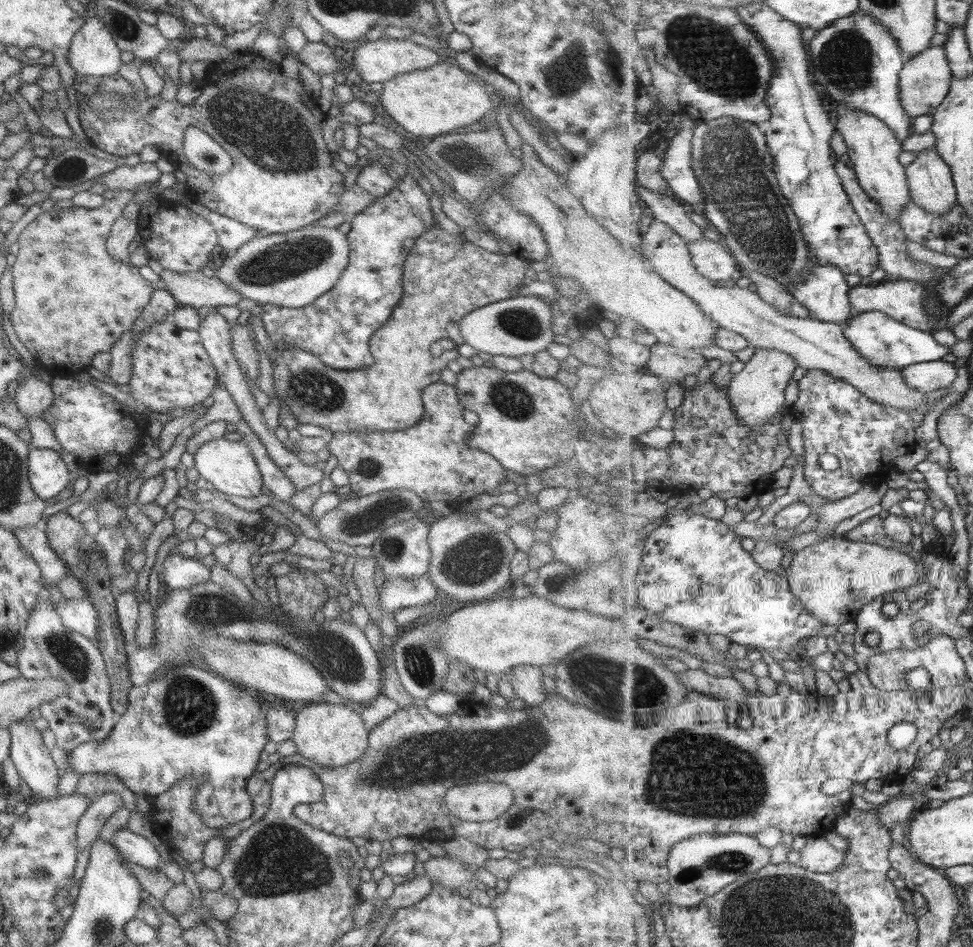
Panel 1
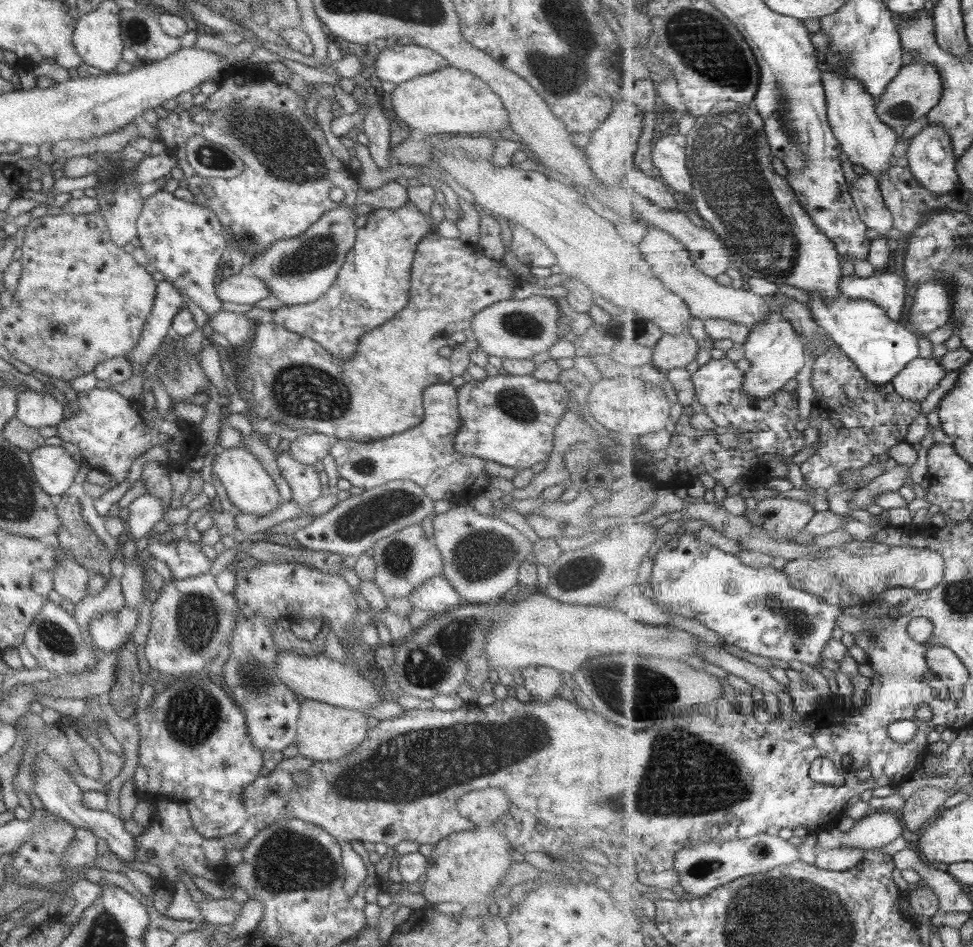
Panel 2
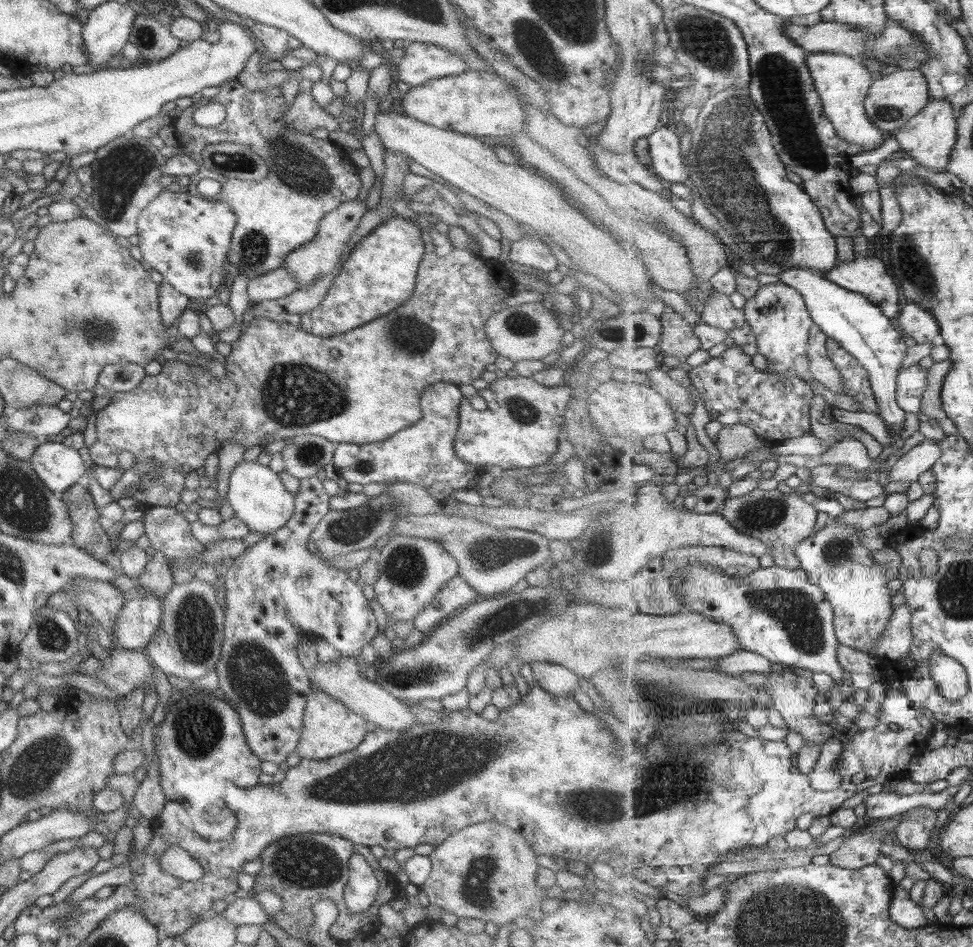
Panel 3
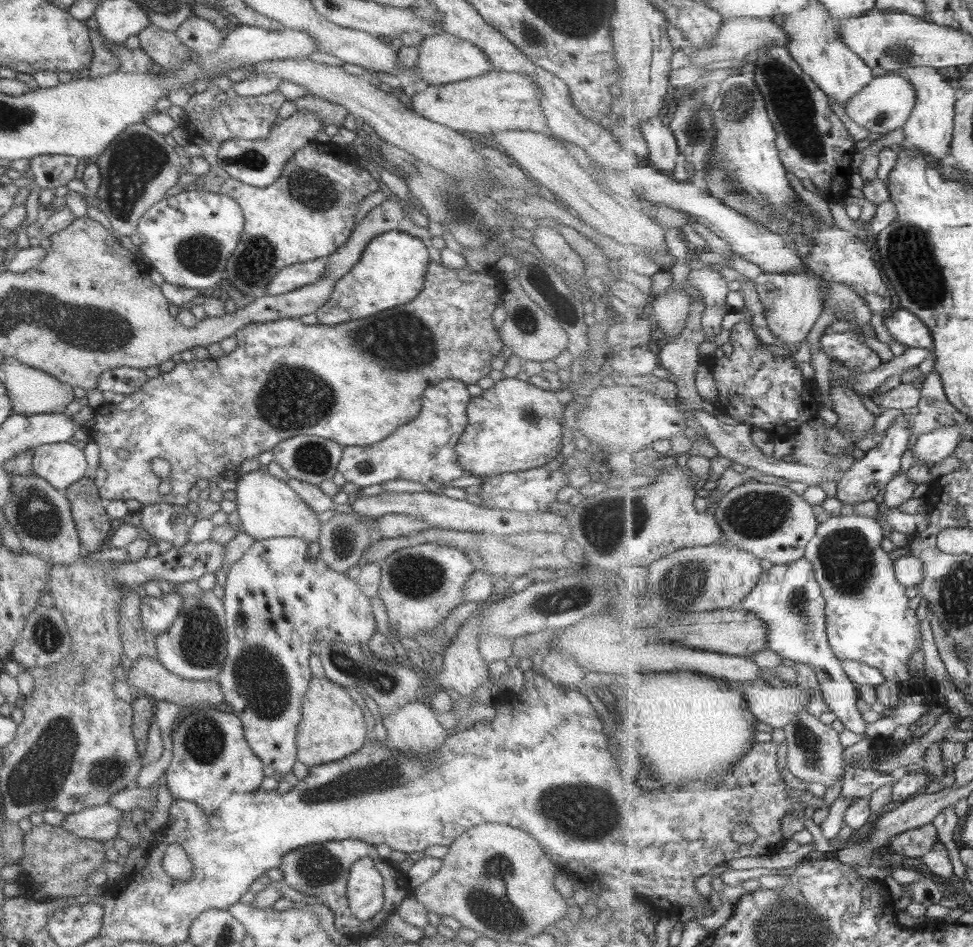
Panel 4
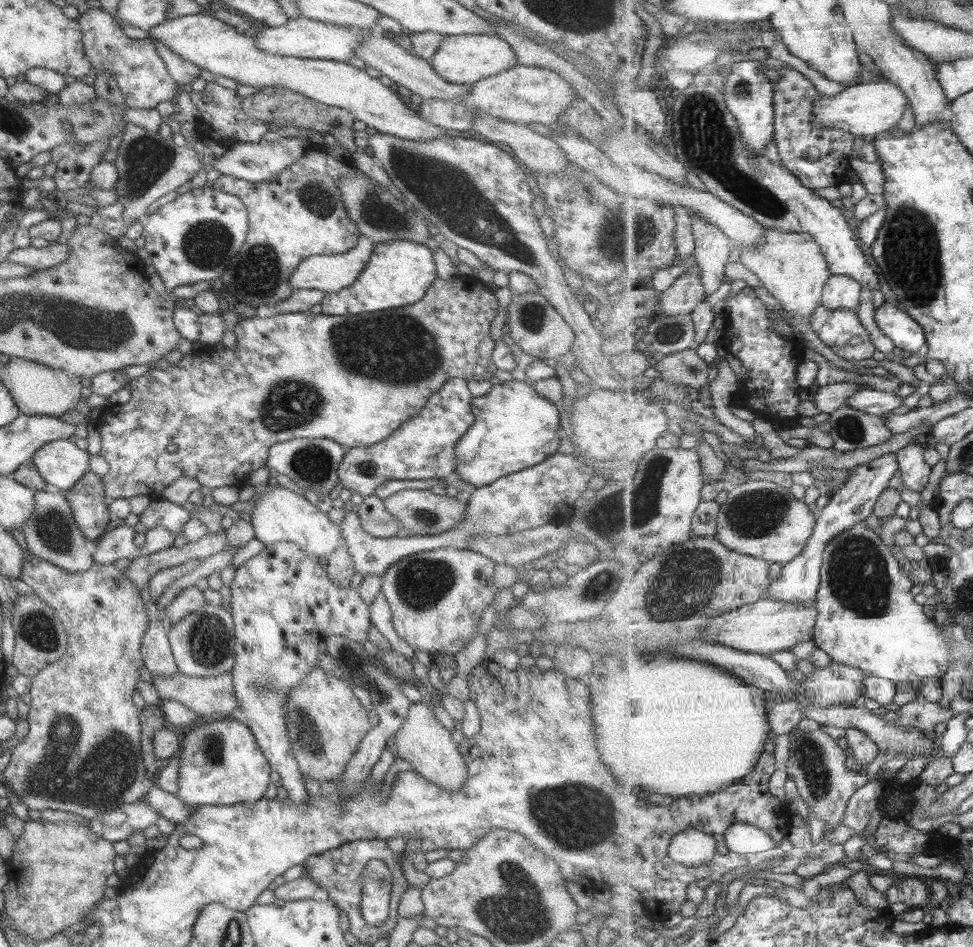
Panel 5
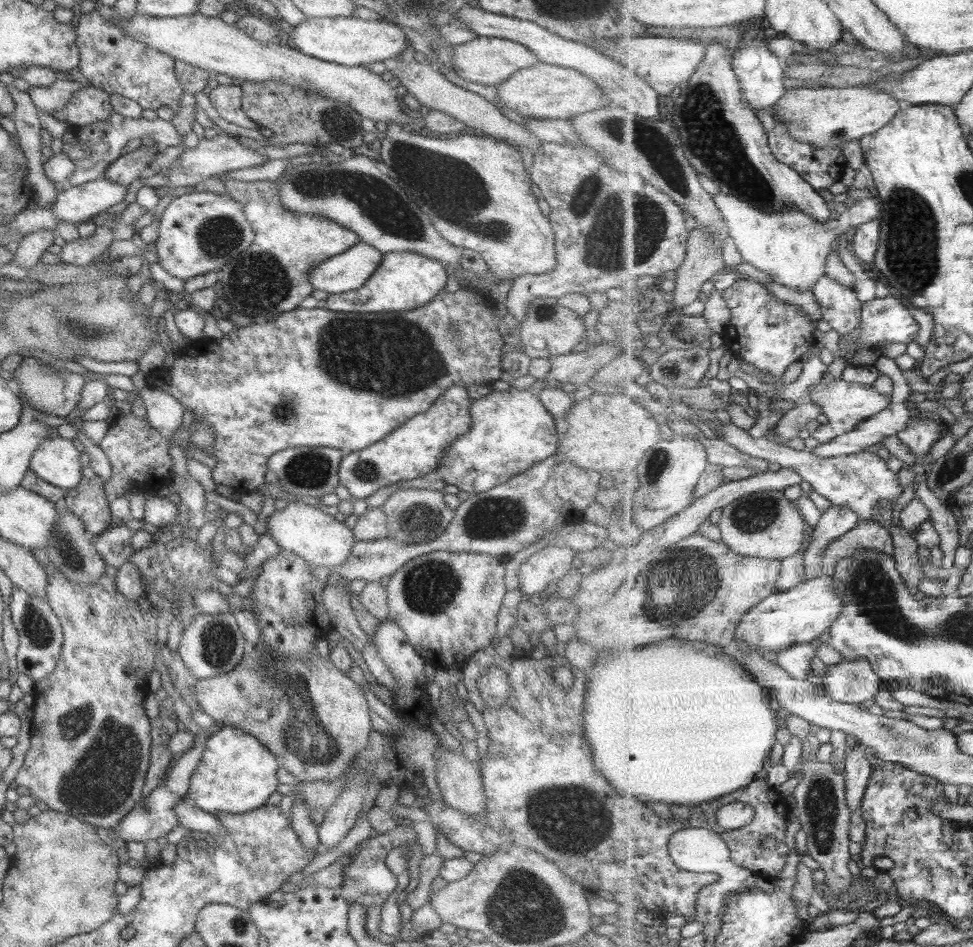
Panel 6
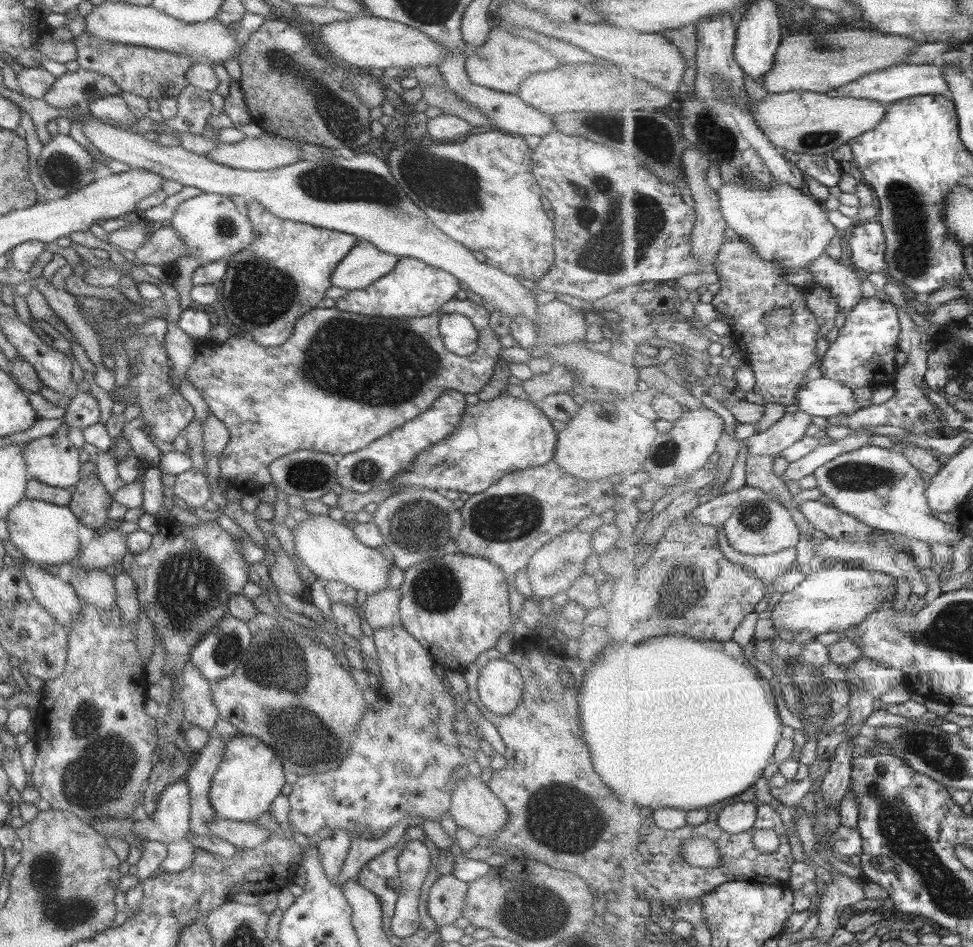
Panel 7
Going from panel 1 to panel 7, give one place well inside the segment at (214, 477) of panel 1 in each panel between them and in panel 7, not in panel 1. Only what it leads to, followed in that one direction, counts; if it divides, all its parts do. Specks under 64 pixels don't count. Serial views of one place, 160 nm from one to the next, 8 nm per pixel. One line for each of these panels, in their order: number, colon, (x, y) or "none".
2: (249, 489)
3: (255, 494)
4: (267, 508)
5: (279, 515)
6: (318, 539)
7: (330, 550)

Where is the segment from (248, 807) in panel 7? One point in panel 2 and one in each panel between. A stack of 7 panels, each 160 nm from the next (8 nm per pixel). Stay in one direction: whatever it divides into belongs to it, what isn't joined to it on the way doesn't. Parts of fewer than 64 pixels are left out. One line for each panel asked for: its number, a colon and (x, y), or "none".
2: (193, 749)
3: (200, 747)
4: (210, 759)
5: (219, 764)
6: (236, 774)

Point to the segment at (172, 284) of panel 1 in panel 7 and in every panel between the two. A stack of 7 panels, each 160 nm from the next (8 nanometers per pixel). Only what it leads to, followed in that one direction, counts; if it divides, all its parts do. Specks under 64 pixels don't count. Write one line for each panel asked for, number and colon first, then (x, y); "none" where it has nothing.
2: (237, 288)
3: (273, 285)
4: (295, 276)
5: (326, 273)
6: (345, 272)
7: (363, 264)

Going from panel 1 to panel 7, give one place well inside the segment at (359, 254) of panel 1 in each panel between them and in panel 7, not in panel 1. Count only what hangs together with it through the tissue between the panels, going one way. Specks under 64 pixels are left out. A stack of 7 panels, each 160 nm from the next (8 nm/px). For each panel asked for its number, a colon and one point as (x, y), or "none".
2: (372, 283)
3: (379, 274)
4: (389, 272)
5: (398, 273)
6: (403, 281)
7: (412, 289)

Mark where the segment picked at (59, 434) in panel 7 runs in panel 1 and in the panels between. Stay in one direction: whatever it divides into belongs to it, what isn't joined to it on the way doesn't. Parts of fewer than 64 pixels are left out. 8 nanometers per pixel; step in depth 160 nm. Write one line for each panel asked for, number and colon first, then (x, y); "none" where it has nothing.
1: (47, 475)
2: (53, 469)
3: (57, 466)
4: (59, 464)
5: (60, 463)
6: (55, 460)

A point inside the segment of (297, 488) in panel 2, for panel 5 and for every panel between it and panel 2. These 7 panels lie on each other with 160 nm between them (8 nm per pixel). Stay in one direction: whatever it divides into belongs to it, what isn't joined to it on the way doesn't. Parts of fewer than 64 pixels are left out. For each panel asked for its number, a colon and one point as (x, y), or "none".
3: (277, 593)
4: (276, 599)
5: (282, 603)

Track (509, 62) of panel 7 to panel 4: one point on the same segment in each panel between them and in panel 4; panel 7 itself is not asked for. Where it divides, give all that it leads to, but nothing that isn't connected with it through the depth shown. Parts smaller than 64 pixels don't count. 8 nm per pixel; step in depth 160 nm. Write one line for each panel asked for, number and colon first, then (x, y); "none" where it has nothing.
4: (443, 58)
5: (464, 59)
6: (488, 61)

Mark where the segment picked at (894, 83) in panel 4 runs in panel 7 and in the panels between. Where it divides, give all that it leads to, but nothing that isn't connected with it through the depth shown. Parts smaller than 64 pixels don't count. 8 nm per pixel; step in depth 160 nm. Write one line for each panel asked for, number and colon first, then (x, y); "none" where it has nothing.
5: (869, 109)
6: (827, 116)
7: (804, 122)

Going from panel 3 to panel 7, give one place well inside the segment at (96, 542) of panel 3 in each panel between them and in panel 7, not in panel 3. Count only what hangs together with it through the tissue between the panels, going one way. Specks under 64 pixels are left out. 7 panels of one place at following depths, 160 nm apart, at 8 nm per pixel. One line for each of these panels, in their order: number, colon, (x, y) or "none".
4: (91, 523)
5: (86, 500)
6: (86, 500)
7: (89, 502)

